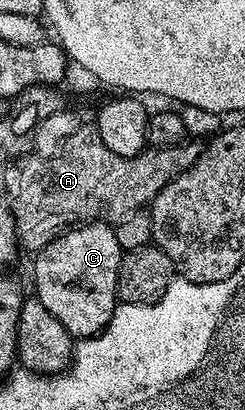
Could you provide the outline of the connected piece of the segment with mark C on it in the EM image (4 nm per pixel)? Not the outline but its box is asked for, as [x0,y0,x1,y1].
[34,221,122,339]

